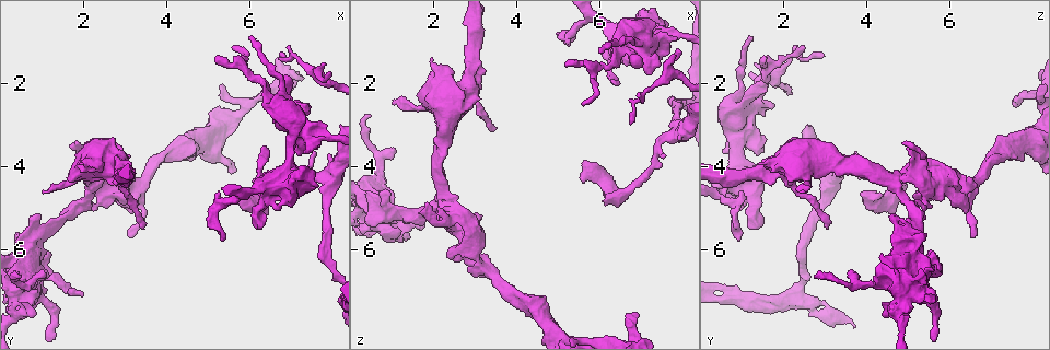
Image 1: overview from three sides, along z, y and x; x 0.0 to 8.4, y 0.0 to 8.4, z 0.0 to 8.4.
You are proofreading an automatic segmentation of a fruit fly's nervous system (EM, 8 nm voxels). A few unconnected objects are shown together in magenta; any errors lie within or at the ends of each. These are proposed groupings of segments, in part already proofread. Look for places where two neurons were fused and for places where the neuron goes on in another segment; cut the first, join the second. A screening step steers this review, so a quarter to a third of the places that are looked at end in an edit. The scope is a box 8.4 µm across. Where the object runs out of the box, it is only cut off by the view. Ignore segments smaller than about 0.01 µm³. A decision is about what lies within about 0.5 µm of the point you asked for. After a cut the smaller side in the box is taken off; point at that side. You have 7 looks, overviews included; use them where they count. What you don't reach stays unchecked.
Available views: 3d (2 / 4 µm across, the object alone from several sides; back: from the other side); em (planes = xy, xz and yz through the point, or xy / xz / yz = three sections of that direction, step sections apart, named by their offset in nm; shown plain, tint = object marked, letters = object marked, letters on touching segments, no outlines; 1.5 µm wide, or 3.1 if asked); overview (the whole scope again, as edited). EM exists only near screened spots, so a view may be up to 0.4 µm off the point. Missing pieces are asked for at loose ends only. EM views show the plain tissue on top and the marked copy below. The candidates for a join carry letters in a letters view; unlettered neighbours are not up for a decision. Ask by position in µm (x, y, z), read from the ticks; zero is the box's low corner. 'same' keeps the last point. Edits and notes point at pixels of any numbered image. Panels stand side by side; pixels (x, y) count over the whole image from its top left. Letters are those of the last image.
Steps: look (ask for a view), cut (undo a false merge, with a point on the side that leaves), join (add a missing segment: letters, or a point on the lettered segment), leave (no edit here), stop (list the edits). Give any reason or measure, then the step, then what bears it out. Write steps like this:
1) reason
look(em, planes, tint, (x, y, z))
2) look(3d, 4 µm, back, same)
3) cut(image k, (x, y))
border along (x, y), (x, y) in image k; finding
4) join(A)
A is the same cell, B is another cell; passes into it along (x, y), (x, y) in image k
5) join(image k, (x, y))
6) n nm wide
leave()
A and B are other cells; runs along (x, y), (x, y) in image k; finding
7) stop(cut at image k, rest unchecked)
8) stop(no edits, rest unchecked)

look(3d, 4 µm, (6.80, 2.55, 7.60))

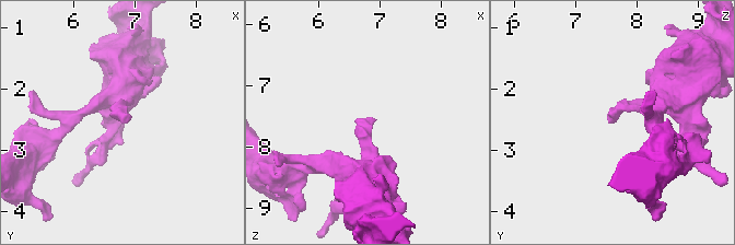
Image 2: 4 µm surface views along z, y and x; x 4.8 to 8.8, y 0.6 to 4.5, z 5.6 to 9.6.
look(em, planes, letters, (6.80, 2.55, 7.60))

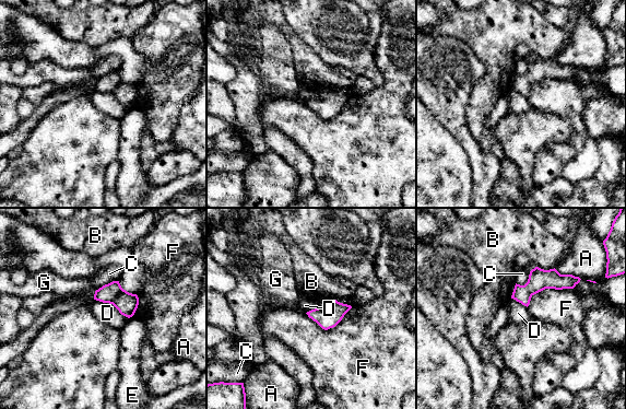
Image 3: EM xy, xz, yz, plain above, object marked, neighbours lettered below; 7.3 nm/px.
F touches over 360 nm
leave()
A, B, C, D, E, F and G are other cells; none of them fits

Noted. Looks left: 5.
branch stops here
look(em, planes, letters, (6.80, 1.30, 2.95))

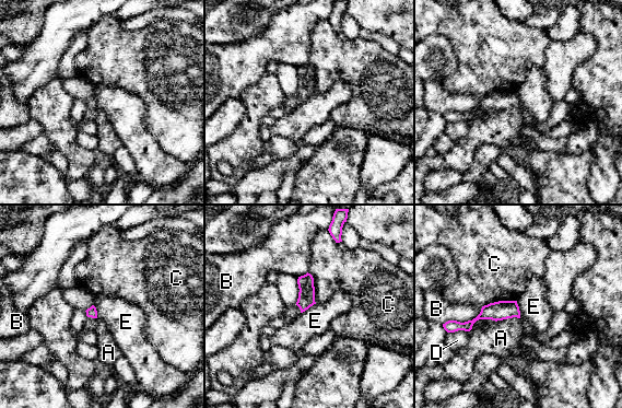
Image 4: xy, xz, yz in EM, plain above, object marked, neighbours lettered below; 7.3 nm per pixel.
leave()
A, B, C, D and E are other cells; runs along (517, 313), (456, 324) in image 4; none of them fits

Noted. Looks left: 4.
thin end
look(3d, 2 µm, (6.00, 0.95, 1.20))

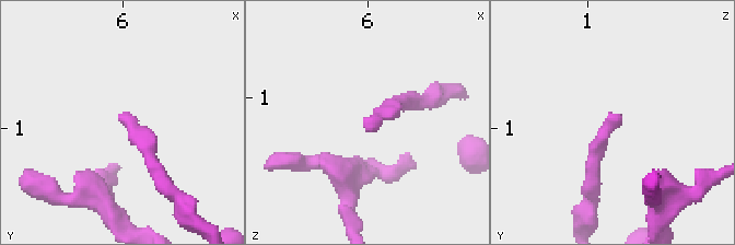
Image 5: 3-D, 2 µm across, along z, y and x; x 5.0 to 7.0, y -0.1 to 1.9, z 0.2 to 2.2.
need the tissue
look(em, planes, letters, (5.98, 0.90, 1.22))

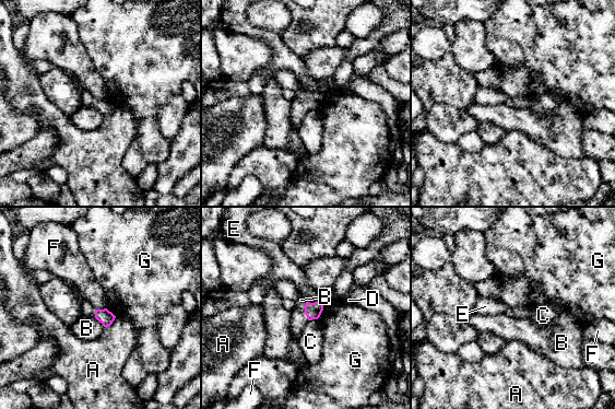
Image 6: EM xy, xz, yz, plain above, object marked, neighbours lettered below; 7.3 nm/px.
leave()
A, B, C, D, E, F and G are other cells; none of them fits

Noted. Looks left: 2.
stop(no edits, rest unchecked)

